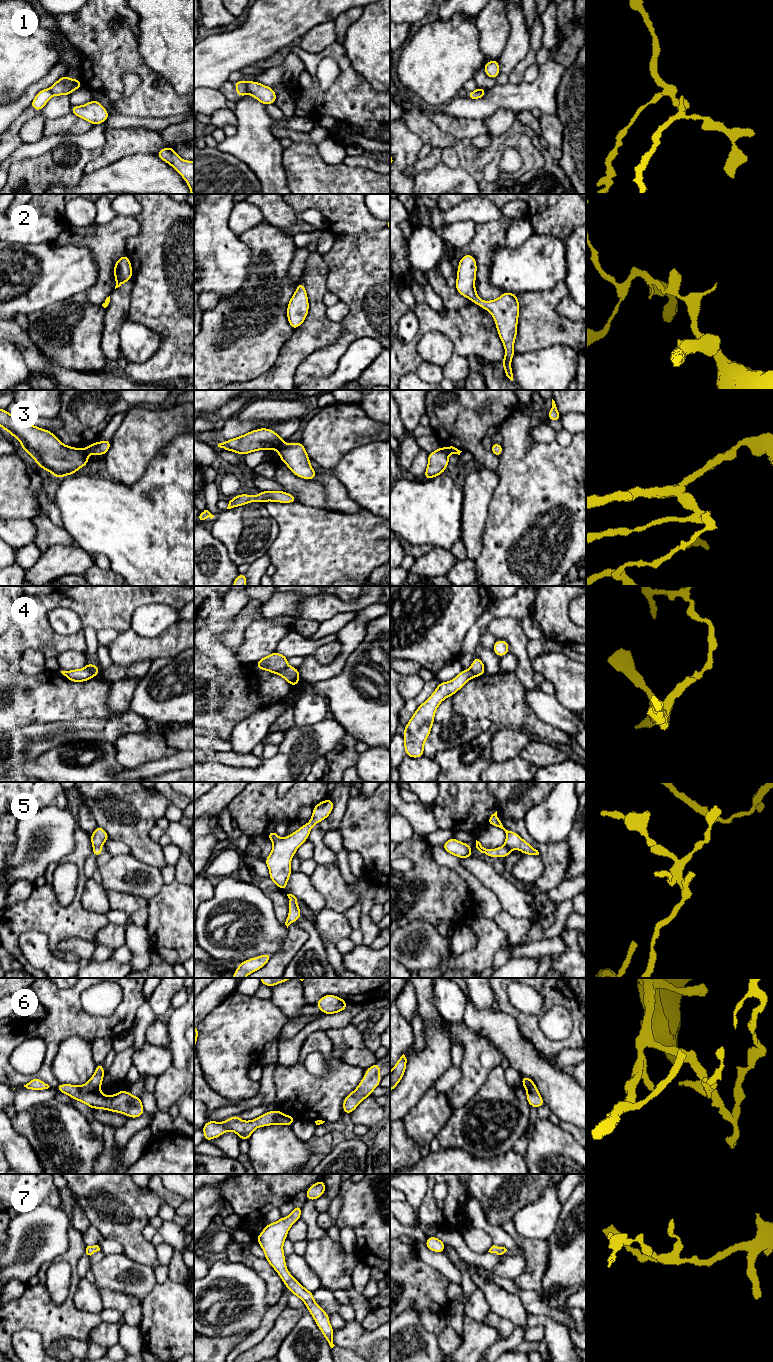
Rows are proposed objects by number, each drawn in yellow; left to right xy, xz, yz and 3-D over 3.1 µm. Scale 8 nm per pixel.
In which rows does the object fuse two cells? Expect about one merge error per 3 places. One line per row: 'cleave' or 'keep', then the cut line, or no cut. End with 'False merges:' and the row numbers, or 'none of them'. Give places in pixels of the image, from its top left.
1: cleave | xz (248, 83), (247, 92)
2: keep | no cut
3: cleave | xz (286, 443), (278, 449)
4: cleave | xz (288, 666), (274, 673)
5: cleave | xy (100, 845), (94, 847)
6: keep | no cut
7: keep | no cut
False merges: 1, 3, 4, 5

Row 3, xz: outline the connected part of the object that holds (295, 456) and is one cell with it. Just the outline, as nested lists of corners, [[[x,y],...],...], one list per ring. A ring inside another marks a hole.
[[[301,442],[280,447],[278,455],[294,475],[306,480],[312,480],[317,476],[318,472],[310,466],[310,458]]]

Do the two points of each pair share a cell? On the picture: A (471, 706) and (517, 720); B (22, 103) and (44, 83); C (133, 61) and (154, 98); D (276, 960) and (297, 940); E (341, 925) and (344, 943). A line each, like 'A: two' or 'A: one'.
A: one
B: one
C: one
D: one
E: two

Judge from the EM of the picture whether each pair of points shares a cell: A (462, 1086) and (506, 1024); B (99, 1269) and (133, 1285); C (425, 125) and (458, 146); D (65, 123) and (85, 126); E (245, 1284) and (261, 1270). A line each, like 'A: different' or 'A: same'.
A: different
B: same
C: same
D: same
E: different

